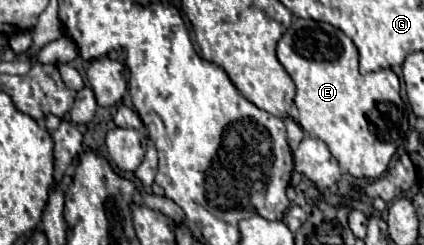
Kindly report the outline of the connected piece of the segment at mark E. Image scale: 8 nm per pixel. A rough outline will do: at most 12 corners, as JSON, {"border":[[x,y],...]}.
{"border":[[298,16],[276,56],[302,130],[380,178],[408,132],[398,76]]}

